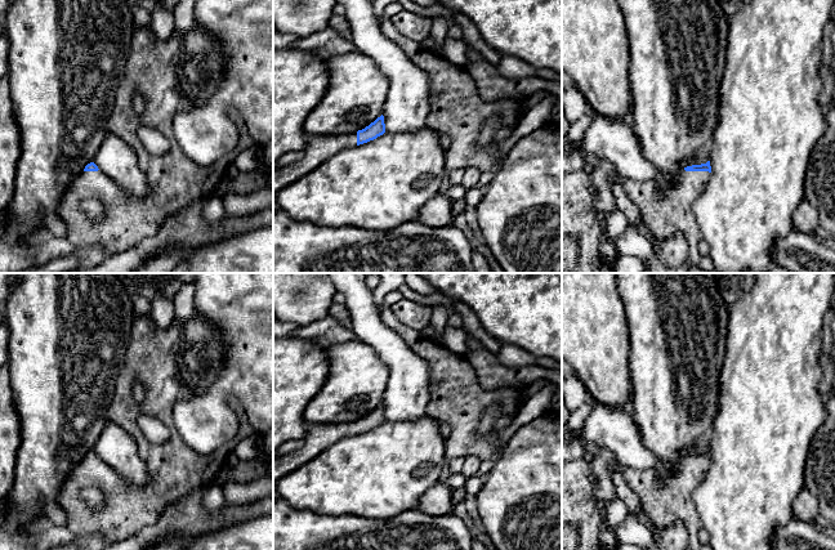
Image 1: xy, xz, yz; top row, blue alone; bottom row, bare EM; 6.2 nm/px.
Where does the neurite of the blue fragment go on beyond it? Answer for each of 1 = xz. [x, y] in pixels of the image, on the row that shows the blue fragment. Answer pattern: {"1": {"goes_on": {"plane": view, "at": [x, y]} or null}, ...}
{"1": {"goes_on": {"plane": "xz", "at": [318, 148]}}}

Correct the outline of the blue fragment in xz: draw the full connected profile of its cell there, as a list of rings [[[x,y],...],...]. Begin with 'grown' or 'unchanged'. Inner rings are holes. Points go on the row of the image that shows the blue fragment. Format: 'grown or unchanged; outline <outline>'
grown; outline [[[381,115],[365,129],[350,134],[308,137],[303,158],[273,171],[273,196],[283,187],[309,174],[338,152],[374,140],[384,133],[385,124]]]

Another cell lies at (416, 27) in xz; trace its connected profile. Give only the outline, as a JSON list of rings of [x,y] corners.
[[[406,9],[390,17],[389,22],[399,33],[419,44],[430,37],[433,27],[432,18],[411,13]]]

